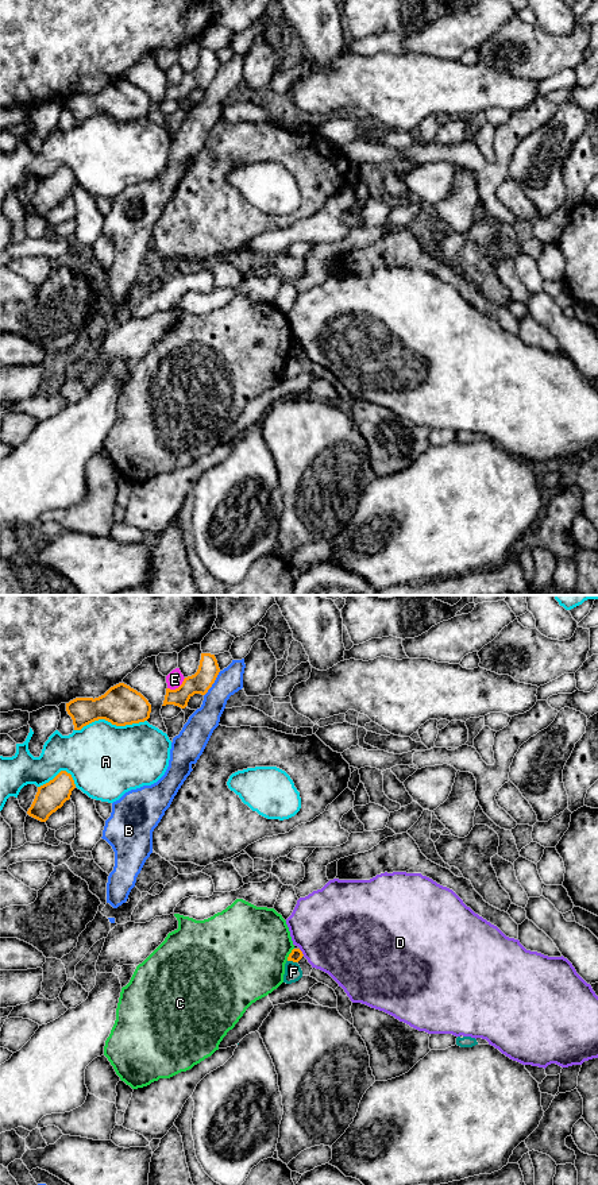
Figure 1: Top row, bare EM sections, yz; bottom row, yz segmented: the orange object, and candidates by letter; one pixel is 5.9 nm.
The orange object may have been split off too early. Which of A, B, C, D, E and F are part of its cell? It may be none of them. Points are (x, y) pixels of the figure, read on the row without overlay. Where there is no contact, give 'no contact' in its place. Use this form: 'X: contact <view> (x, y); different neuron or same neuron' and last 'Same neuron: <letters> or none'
A: contact yz (110, 116); different neuron
B: contact yz (213, 77); different neuron
C: contact yz (289, 350); different neuron
D: contact yz (301, 347); different neuron
E: contact yz (178, 83); different neuron
F: contact yz (292, 355); different neuron
Same neuron: none

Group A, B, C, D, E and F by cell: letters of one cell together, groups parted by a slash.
A / B / C / D / E / F

